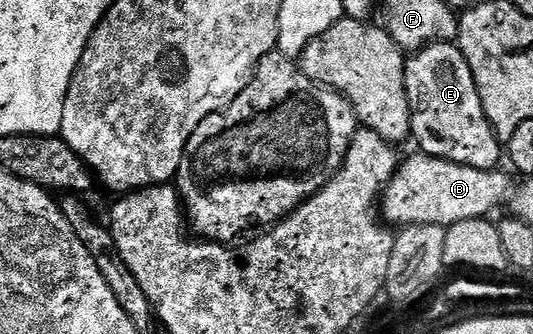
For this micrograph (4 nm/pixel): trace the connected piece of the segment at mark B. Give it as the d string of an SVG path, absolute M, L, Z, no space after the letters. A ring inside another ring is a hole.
M420 151L414 152L414 157L409 157L398 164L393 173L393 179L379 198L379 213L390 226L404 227L406 225L444 225L446 227L464 220L479 220L488 218L492 209L497 209L501 204L510 200L514 192L514 182L509 182L509 177L502 171L492 169L476 169L459 163L444 161L438 157L429 157Z

